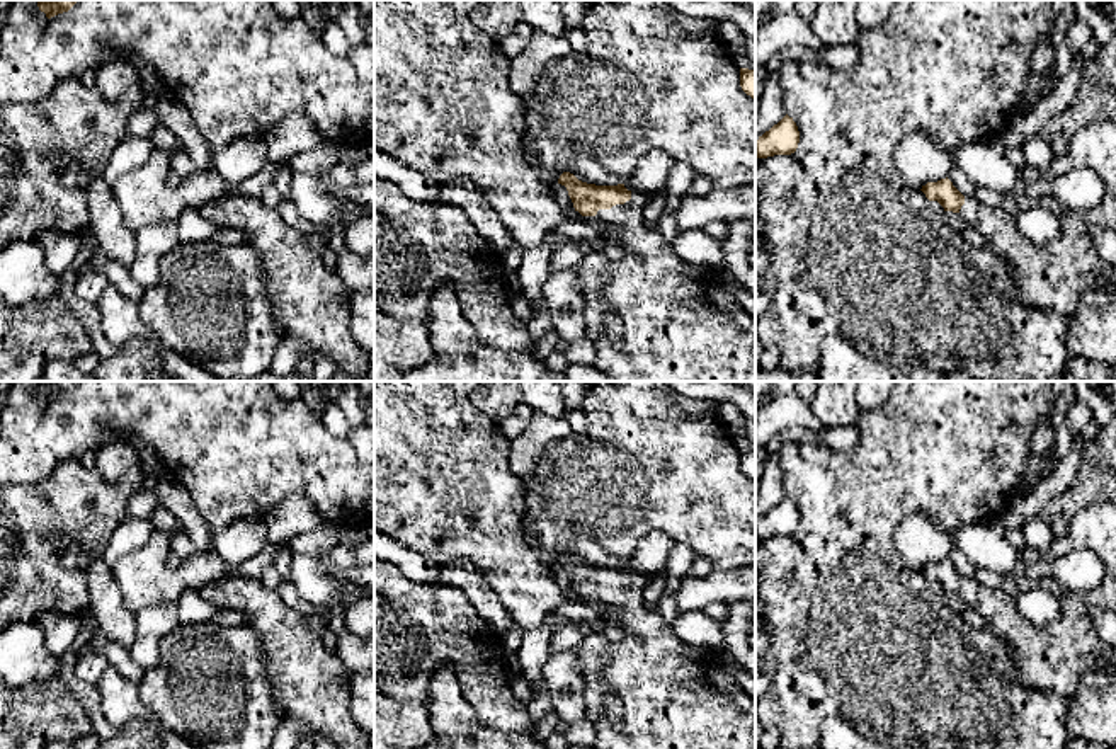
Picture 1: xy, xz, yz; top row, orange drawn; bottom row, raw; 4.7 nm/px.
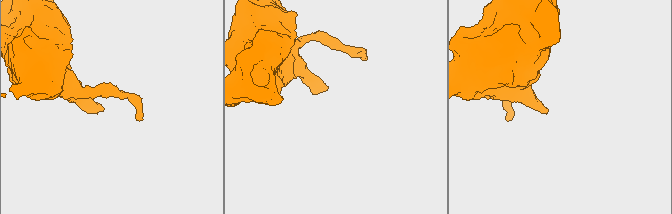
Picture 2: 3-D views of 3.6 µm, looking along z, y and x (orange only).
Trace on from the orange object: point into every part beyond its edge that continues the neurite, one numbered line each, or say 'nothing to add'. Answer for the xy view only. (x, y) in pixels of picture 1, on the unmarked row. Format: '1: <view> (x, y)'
nothing to add

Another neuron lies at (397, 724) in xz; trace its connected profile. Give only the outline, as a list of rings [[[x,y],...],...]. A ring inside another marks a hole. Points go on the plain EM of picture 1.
[[[374,689],[374,749],[420,749],[434,740],[427,703],[398,701]]]

